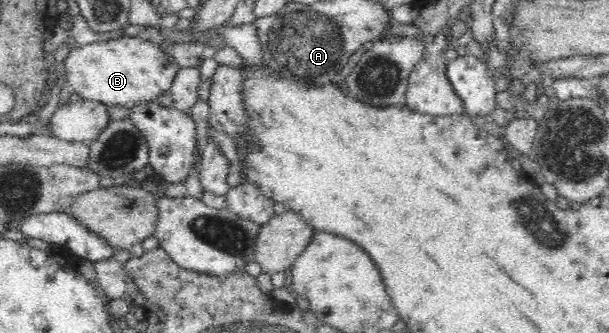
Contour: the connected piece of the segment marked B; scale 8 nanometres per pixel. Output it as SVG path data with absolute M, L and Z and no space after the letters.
M121 36L102 42L76 45L64 61L64 76L71 92L82 99L103 103L105 106L138 108L154 104L165 93L171 93L171 85L182 68L161 45L143 36Z

